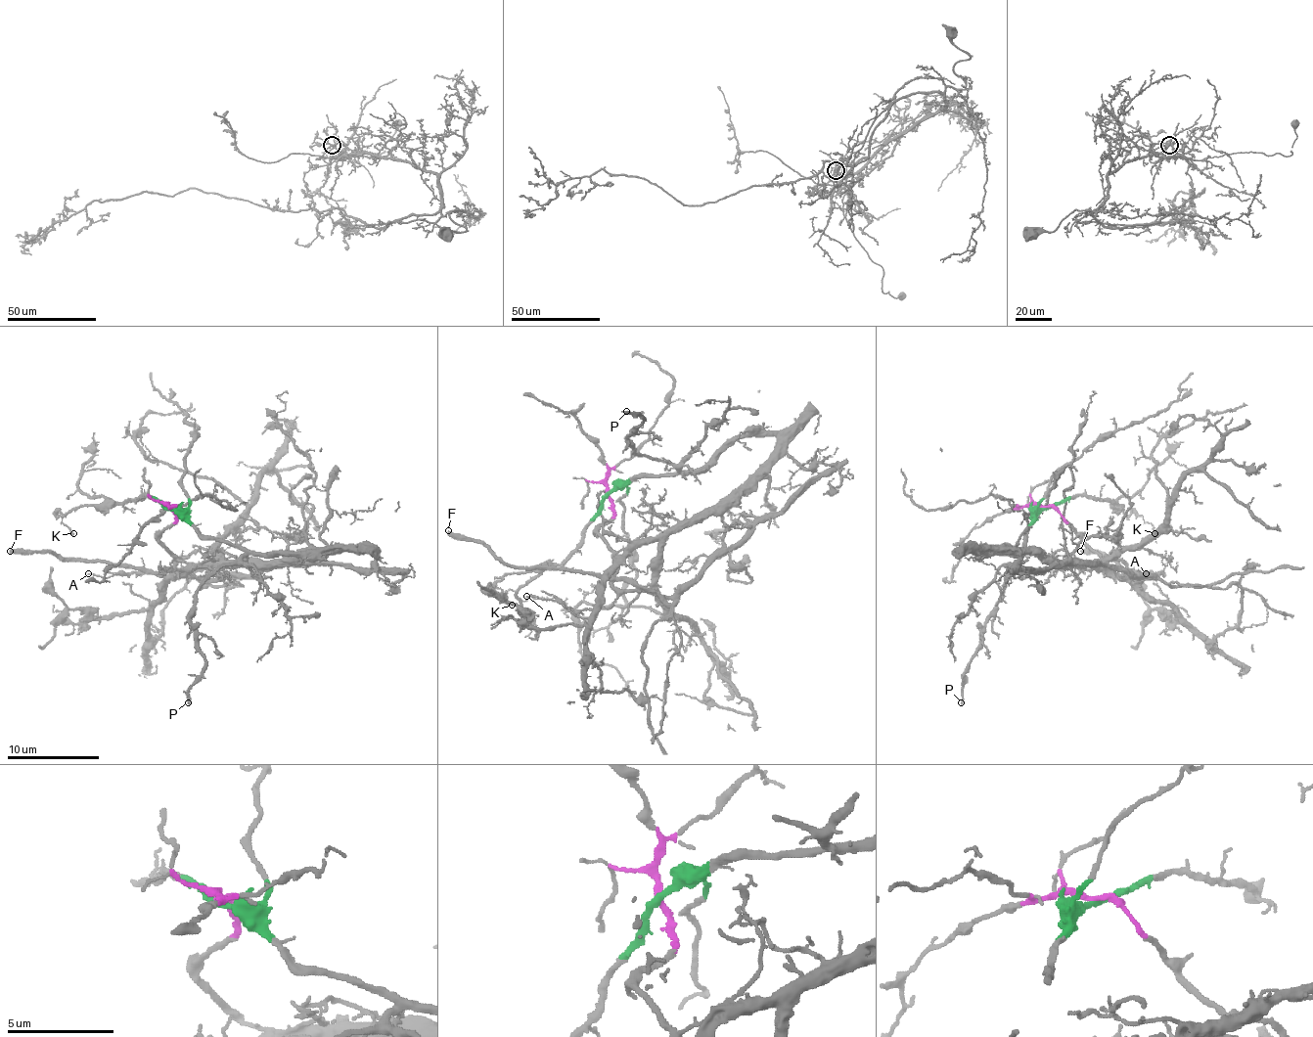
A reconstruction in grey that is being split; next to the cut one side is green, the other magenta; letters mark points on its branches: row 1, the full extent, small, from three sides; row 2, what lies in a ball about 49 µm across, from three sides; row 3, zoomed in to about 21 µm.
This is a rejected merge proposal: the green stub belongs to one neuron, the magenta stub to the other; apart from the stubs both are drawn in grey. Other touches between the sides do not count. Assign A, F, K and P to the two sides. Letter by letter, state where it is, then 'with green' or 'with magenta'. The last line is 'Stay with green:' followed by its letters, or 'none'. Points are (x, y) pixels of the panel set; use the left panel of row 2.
A: place (88, 573); with magenta
F: place (10, 551); with magenta
K: place (73, 533); with green
P: place (188, 702); with green
Stay with green: K, P

